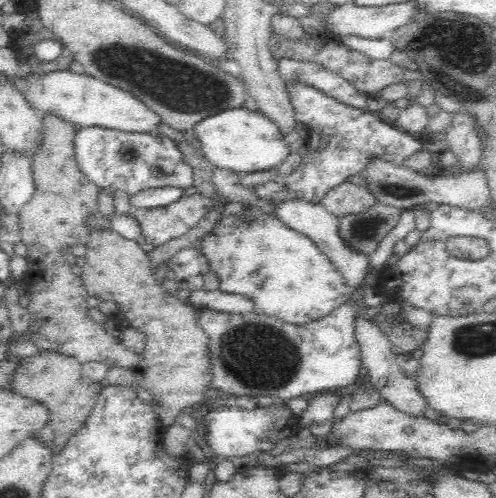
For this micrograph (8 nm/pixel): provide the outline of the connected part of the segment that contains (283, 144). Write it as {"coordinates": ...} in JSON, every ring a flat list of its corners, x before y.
{"coordinates":[[246,108,224,110,216,116,206,118,192,129,200,142,205,158,215,167,232,170,236,174,274,172,290,154,288,134,284,133,272,119,259,111]]}

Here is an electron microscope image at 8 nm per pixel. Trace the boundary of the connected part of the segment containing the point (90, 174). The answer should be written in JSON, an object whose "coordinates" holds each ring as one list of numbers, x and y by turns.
{"coordinates":[[81,127,74,140,77,162,80,170,96,186,108,188,110,192,126,191,129,195,144,190,171,186,175,189,185,189,193,186,195,169,185,160,185,154,178,147,178,142,165,135,136,134,123,130,104,127]]}

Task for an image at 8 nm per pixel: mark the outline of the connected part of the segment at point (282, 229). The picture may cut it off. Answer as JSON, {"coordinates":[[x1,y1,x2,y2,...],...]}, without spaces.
{"coordinates":[[242,208,239,213,224,216,203,238,202,250,210,269,218,275,219,289,248,297,257,312,272,314,288,324,302,325,319,320,349,302,349,290,334,263,310,238,287,227,277,216,262,214,256,208]]}

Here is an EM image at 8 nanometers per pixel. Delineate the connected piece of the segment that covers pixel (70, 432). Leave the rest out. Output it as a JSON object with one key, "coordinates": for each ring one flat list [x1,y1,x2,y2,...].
{"coordinates":[[40,349,35,354,22,358,13,392,40,400,50,408,52,422,44,430,39,430,36,440,40,441,50,454,56,456,66,448,70,438,88,422,104,387,102,381,92,380,84,374,83,365,75,358,60,351]]}

